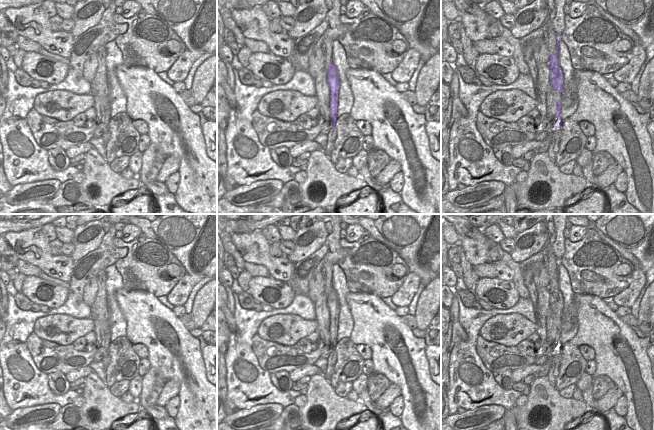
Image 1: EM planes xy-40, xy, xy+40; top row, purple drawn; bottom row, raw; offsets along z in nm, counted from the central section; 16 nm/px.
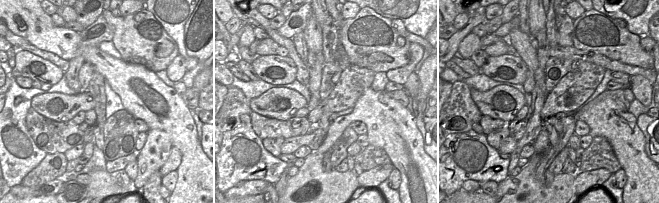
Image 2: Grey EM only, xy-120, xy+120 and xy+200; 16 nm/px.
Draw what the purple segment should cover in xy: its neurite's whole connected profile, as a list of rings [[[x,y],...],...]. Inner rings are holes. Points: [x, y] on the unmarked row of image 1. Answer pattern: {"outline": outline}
{"outline": [[[331,286],[327,290],[327,307],[330,313],[330,341],[332,342],[331,350],[335,351],[337,344],[338,333],[338,317],[340,312],[340,305],[337,297],[337,293]]]}

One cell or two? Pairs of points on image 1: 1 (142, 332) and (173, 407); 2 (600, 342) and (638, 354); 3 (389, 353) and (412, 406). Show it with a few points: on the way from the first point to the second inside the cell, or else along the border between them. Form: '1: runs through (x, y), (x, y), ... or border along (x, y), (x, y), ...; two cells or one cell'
1: border along (178, 395), (179, 409), (174, 418); two cells
2: runs through (611, 335), (614, 332), (620, 331), (630, 343); one cell
3: runs through (402, 366), (412, 376), (412, 393); one cell

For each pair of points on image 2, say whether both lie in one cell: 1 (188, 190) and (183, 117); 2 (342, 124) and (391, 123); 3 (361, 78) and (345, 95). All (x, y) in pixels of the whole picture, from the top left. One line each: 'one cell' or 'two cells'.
1: one cell
2: one cell
3: one cell

